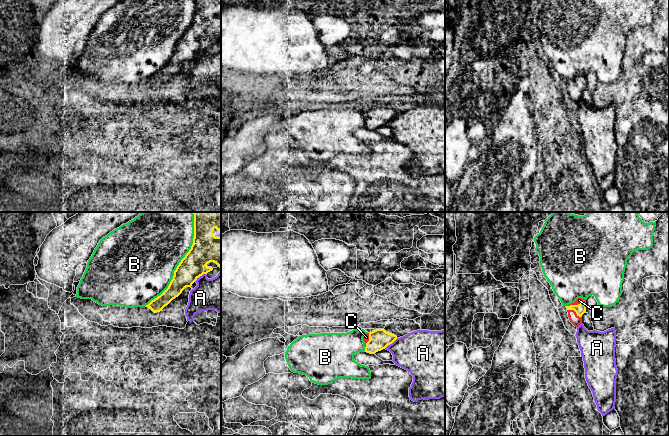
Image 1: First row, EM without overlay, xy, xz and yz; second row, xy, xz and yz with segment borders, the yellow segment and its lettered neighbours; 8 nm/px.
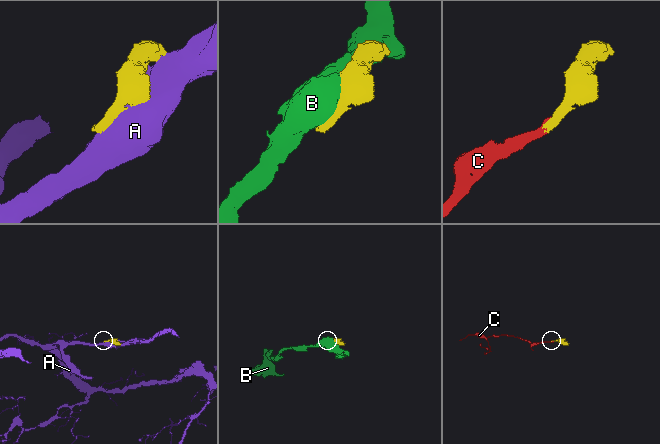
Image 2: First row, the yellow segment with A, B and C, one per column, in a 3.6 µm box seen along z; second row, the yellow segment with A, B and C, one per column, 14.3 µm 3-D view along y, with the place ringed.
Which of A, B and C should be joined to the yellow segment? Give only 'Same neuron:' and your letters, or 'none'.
Same neuron: C

